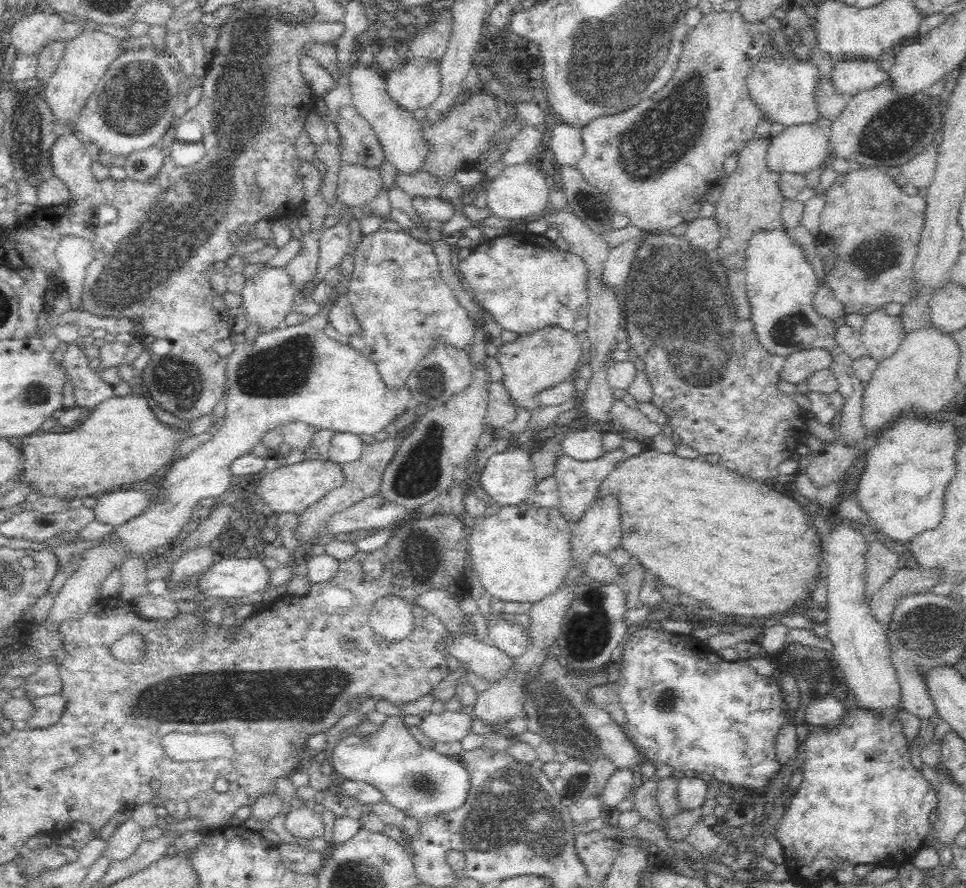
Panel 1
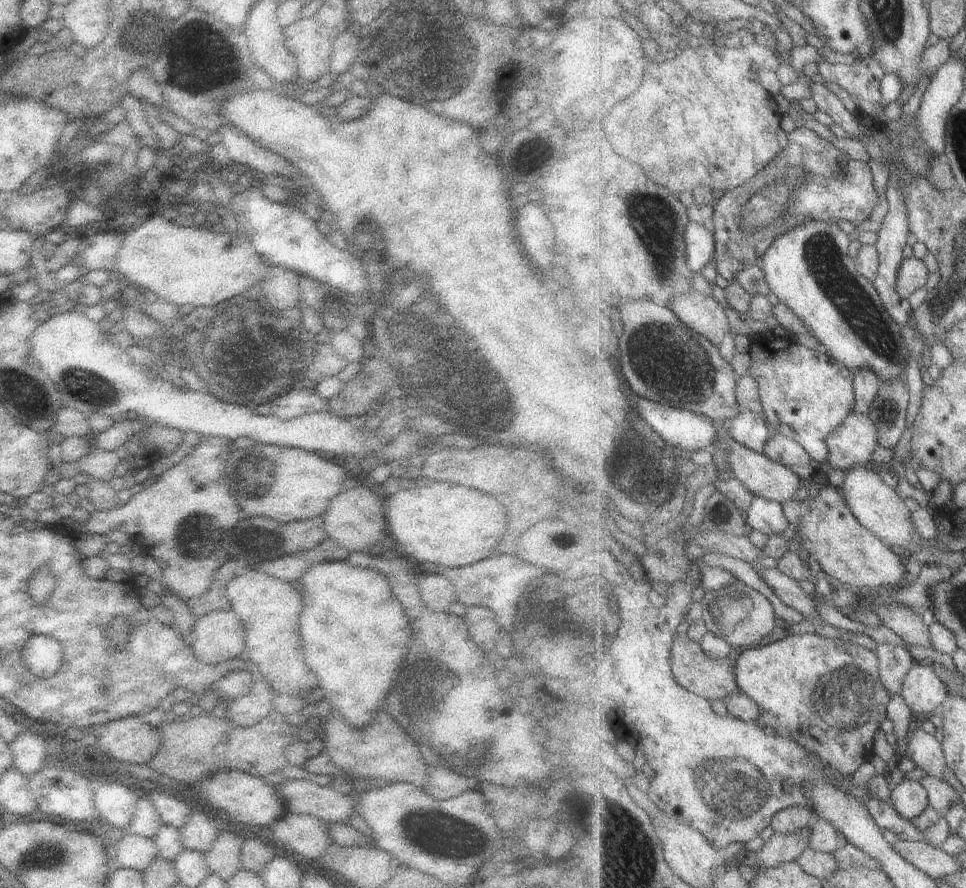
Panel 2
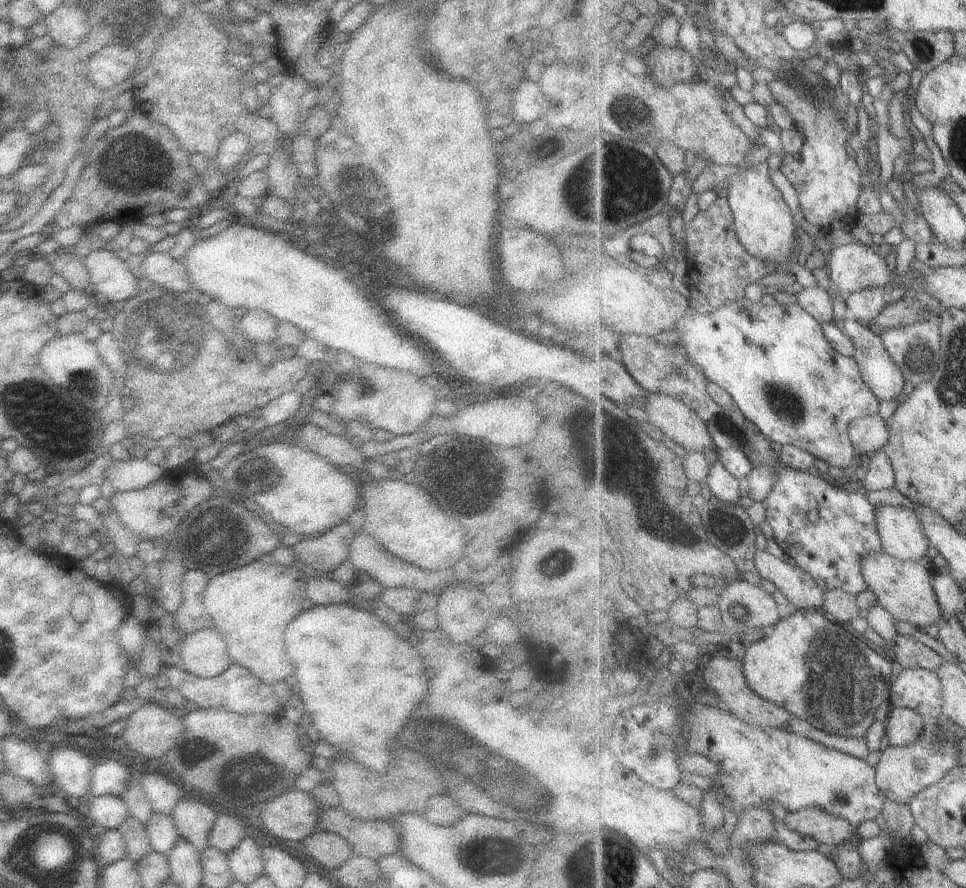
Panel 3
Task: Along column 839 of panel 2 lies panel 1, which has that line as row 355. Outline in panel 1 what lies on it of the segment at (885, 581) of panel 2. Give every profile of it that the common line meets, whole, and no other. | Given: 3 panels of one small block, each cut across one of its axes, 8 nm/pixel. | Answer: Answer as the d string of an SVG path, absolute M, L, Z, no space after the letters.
M549 326L531 333L519 334L512 343L495 343L491 345L490 353L500 364L503 377L501 383L516 412L538 410L541 404L538 397L544 390L568 380L578 371L581 360L582 338L575 333L558 326Z

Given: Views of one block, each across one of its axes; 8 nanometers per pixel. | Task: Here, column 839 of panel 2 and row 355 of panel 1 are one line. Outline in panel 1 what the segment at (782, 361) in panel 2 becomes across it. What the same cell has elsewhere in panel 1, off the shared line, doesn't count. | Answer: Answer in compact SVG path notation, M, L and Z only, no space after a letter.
M378 230L360 242L355 260L346 297L358 321L358 335L351 334L347 346L376 365L386 387L404 387L410 373L436 344L469 349L475 336L474 322L442 280L430 243L416 240L406 231Z

